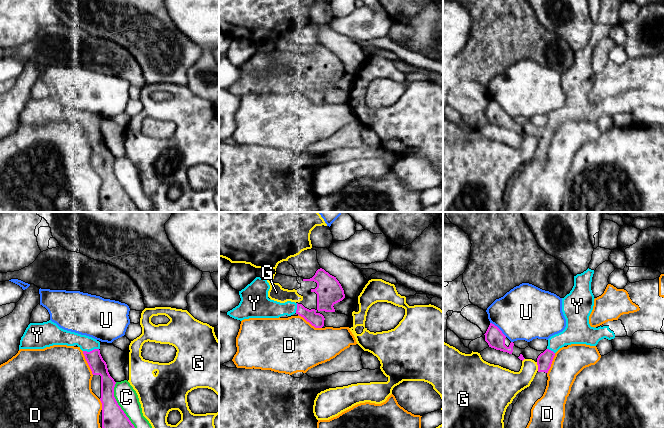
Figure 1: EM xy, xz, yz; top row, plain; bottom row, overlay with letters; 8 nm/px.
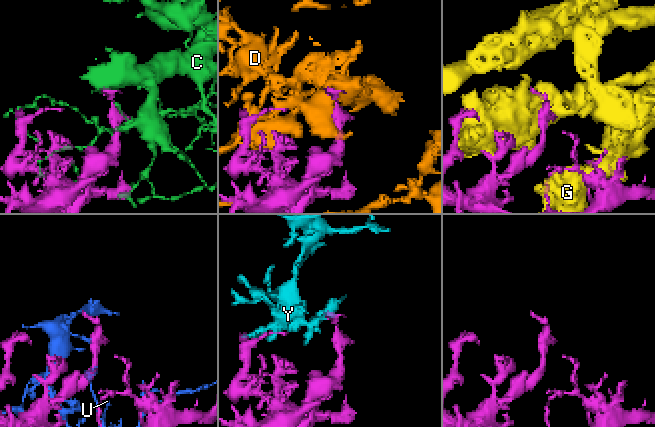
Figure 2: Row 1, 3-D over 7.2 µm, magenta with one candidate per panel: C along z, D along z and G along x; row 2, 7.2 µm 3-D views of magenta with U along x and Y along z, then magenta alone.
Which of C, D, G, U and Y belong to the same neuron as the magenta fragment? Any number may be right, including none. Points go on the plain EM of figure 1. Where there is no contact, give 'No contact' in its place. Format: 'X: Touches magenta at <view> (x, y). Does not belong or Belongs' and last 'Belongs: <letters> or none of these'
C: Touches magenta at xy (121, 185). Does not belong
D: Touches magenta at xy (87, 138). Does not belong
G: Touches magenta at yz (538, 142). Does not belong
U: Touches magenta at yz (498, 104). Does not belong
Y: Touches magenta at xy (90, 127). Belongs
Belongs: Y

